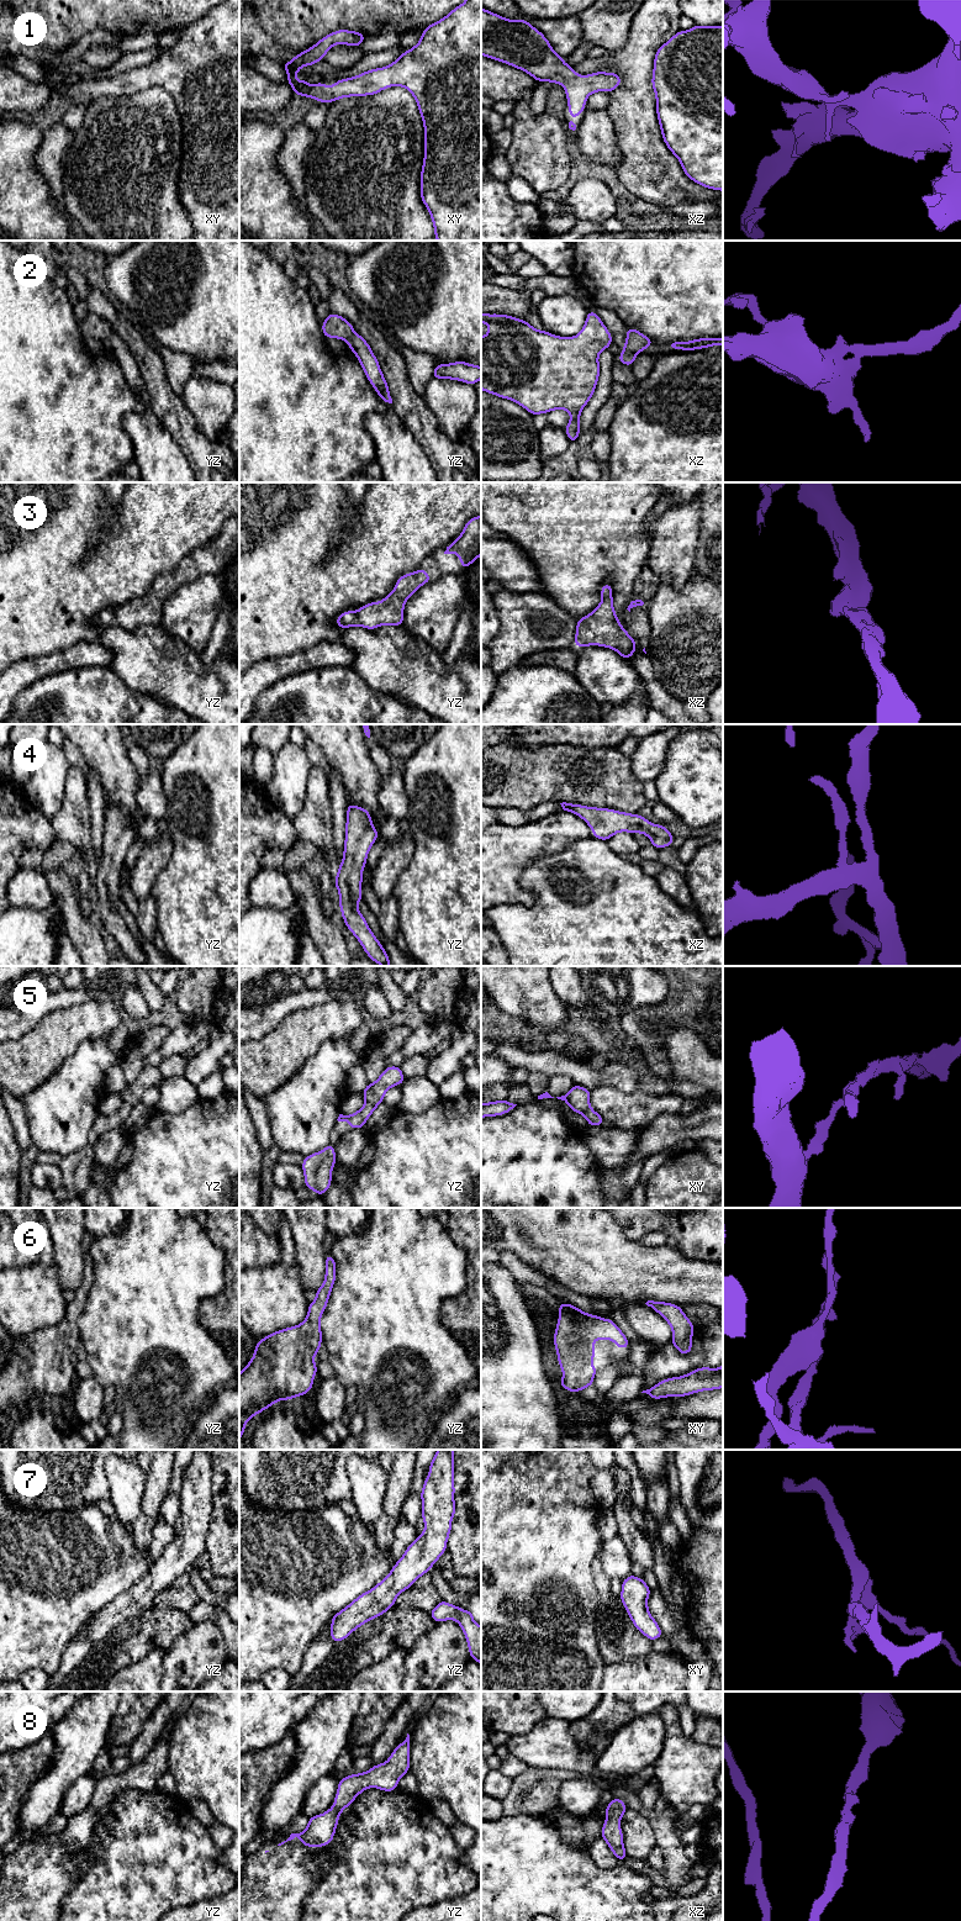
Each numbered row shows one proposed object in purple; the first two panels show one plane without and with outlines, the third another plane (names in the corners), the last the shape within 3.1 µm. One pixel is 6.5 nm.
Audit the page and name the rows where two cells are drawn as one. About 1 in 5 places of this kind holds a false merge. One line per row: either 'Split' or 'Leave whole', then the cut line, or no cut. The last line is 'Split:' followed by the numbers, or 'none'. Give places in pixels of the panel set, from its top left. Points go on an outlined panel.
1: Leave whole. No split
2: Leave whole. No split
3: Leave whole. No split
4: Leave whole. No split
5: Leave whole. No split
6: Leave whole. No split
7: Leave whole. No split
8: Leave whole. No split
Split: none

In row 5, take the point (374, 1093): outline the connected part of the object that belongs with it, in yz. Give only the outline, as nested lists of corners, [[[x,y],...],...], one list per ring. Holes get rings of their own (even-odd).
[[[390,1066],[384,1070],[374,1083],[368,1083],[363,1091],[365,1103],[360,1110],[354,1112],[352,1115],[339,1114],[338,1122],[349,1122],[350,1129],[364,1128],[366,1120],[370,1118],[377,1105],[384,1102],[386,1091],[394,1086],[402,1084],[405,1076],[400,1066]]]

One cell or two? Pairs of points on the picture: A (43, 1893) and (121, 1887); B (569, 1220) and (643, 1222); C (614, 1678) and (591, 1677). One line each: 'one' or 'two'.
A: two
B: two
C: two

